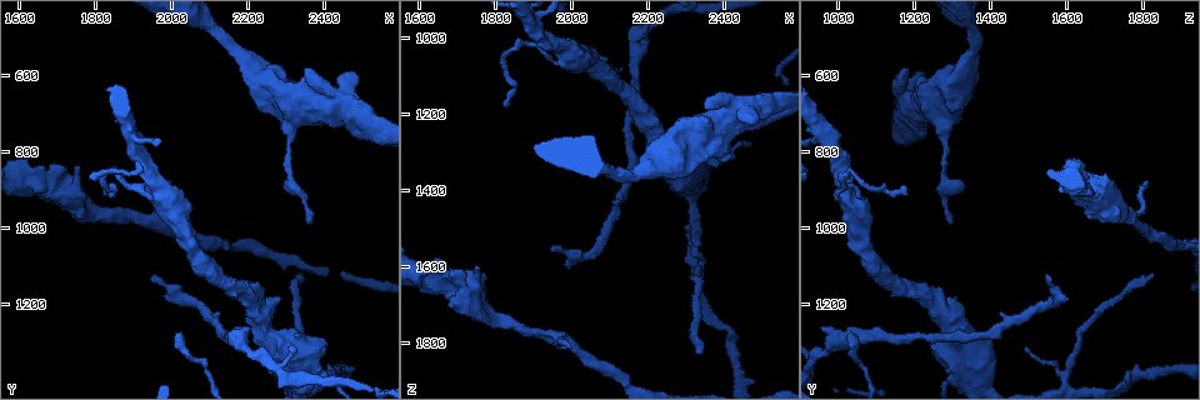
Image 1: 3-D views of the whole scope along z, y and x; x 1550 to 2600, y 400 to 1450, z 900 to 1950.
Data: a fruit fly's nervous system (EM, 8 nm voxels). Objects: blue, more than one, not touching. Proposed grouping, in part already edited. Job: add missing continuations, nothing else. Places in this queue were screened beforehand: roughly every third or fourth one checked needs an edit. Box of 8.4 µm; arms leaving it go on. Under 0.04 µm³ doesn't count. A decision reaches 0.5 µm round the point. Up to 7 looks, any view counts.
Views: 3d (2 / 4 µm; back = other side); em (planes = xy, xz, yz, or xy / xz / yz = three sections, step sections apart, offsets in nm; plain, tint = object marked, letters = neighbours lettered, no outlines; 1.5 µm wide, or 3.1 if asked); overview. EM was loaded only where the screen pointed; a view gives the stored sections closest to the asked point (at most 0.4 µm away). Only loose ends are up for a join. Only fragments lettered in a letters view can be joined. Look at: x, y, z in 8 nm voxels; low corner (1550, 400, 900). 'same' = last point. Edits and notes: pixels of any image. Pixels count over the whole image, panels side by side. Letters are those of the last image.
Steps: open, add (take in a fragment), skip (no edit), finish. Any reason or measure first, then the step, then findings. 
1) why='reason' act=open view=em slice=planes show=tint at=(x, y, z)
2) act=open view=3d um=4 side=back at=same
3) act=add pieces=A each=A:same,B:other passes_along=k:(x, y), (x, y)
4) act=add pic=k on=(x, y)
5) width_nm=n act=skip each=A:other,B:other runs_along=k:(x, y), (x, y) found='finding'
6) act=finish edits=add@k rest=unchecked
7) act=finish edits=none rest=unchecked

why='tapers out' act=open view=3d um=2 at=(2000, 875, 1810)

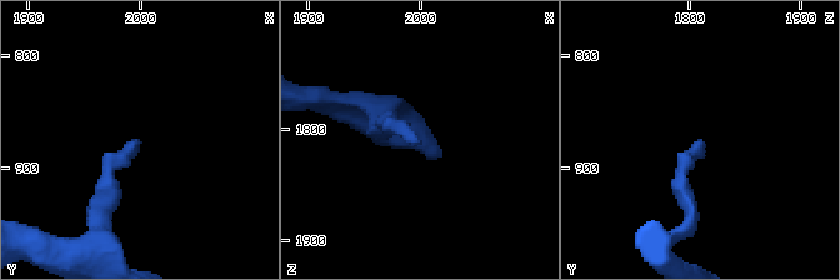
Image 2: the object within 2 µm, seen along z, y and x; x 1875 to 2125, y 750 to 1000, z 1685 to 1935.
why='need the tissue' act=open view=em slice=planes show=letters at=(1998, 876, 1816)

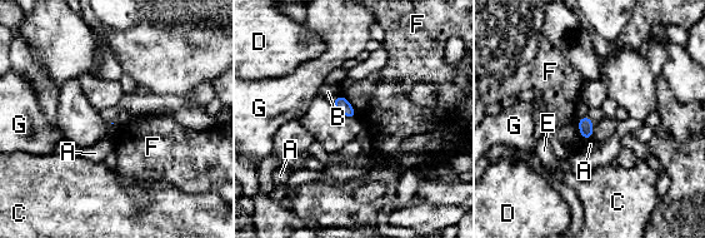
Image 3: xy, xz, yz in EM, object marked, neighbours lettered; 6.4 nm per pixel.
act=skip each=A:other,B:other,C:other,D:other,E:other,F:other,G:other border=3:(341, 94), (353, 108), (355, 115) found='none of them fits'

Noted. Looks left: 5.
why='free end' act=open view=em slice=planes show=letters at=(2355, 985, 1300)

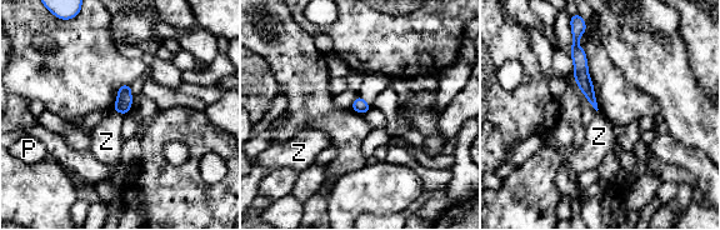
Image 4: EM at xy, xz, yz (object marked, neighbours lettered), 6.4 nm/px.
act=skip each=P:other,Z:other runs_along=4:(574, 48), (593, 101) found='none of them fits'

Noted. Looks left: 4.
why='tapers out' act=open view=em slice=planes show=letters at=(2305, 1310, 1490)

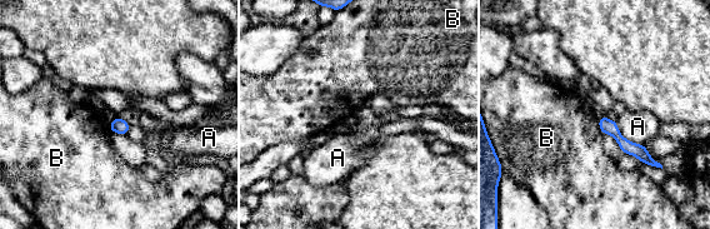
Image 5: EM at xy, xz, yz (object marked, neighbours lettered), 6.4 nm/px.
act=skip each=A:other,B:other border=5:(598, 119), (598, 125), (603, 134) found='none of them fits'

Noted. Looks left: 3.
act=finish edits=none rest=unchecked

